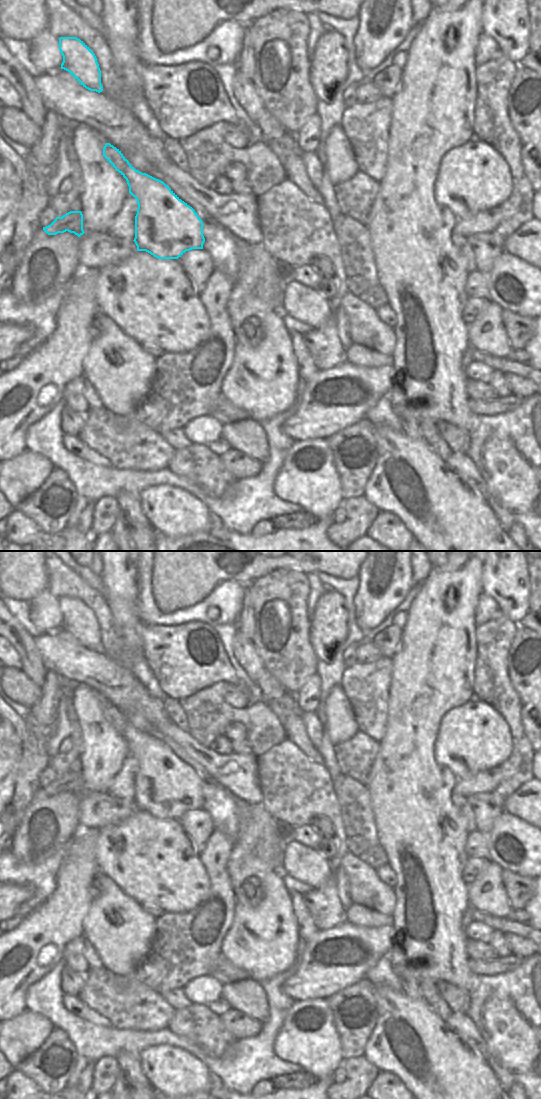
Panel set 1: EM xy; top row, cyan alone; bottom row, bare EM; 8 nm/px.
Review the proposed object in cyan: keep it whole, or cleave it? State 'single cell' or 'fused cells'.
single cell

